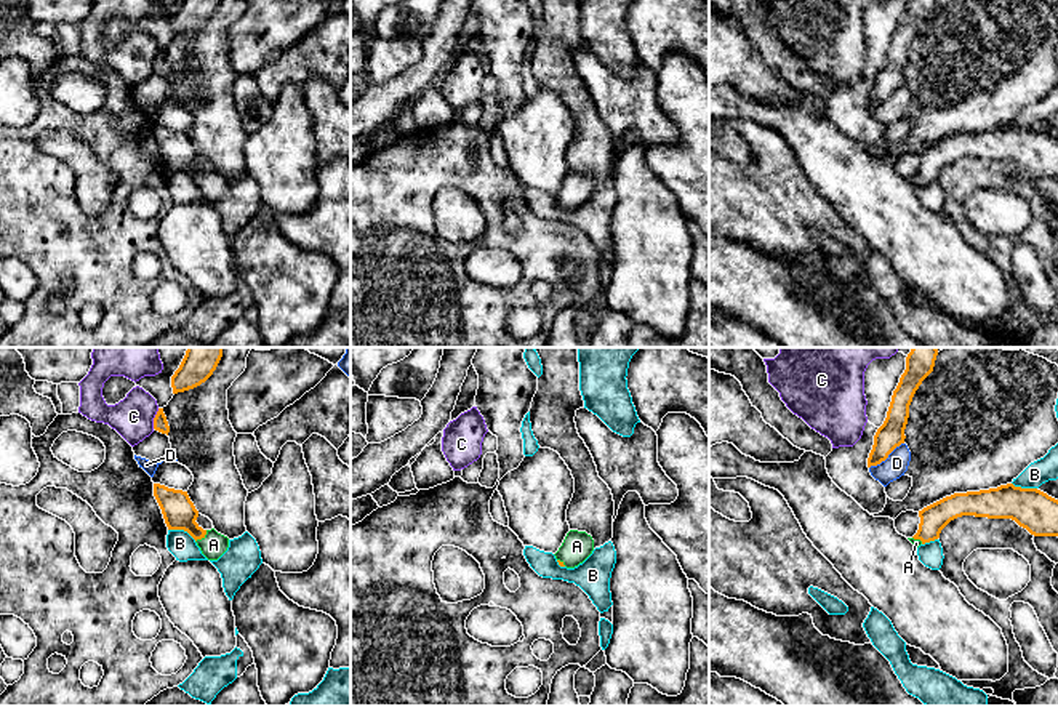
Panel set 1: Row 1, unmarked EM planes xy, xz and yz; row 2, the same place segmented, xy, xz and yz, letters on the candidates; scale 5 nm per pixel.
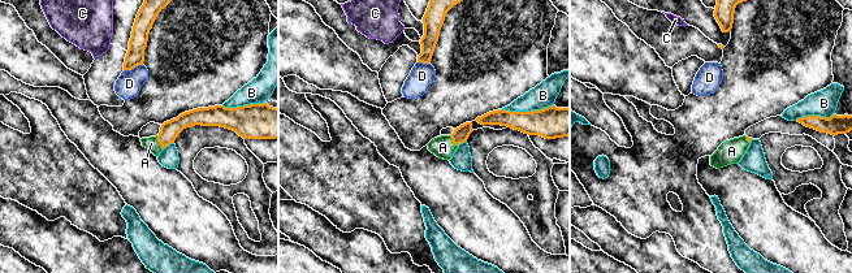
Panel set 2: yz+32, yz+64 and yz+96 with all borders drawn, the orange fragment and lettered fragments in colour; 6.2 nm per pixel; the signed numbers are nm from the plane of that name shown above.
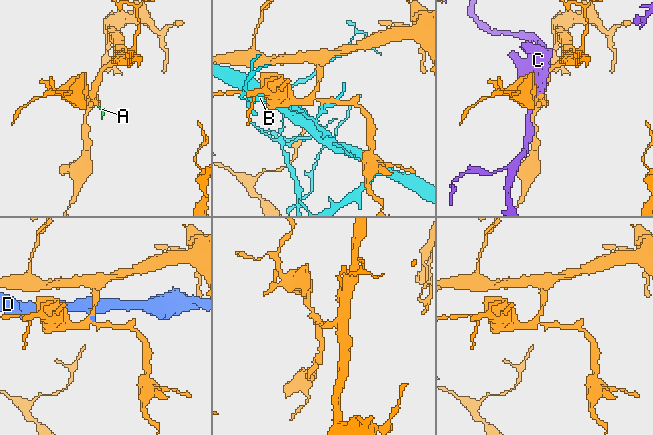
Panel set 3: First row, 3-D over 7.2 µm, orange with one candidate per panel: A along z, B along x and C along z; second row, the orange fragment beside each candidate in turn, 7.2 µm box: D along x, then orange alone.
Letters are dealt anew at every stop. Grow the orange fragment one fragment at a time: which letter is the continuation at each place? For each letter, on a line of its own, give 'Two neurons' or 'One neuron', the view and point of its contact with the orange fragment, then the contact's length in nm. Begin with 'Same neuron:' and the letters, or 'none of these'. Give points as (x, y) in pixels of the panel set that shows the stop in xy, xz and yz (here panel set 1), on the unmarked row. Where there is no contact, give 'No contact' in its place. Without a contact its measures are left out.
Same neuron: A
A: One neuron. Touches orange at xy (202, 178). Shared border 90 nm
B: Two neurons. Touches orange at xy (183, 170). Shared border 160 nm
C: Two neurons. Touches orange at xy (154, 60). Shared border 110 nm
D: Two neurons. Touches orange at yz (885, 100). Shared border 220 nm

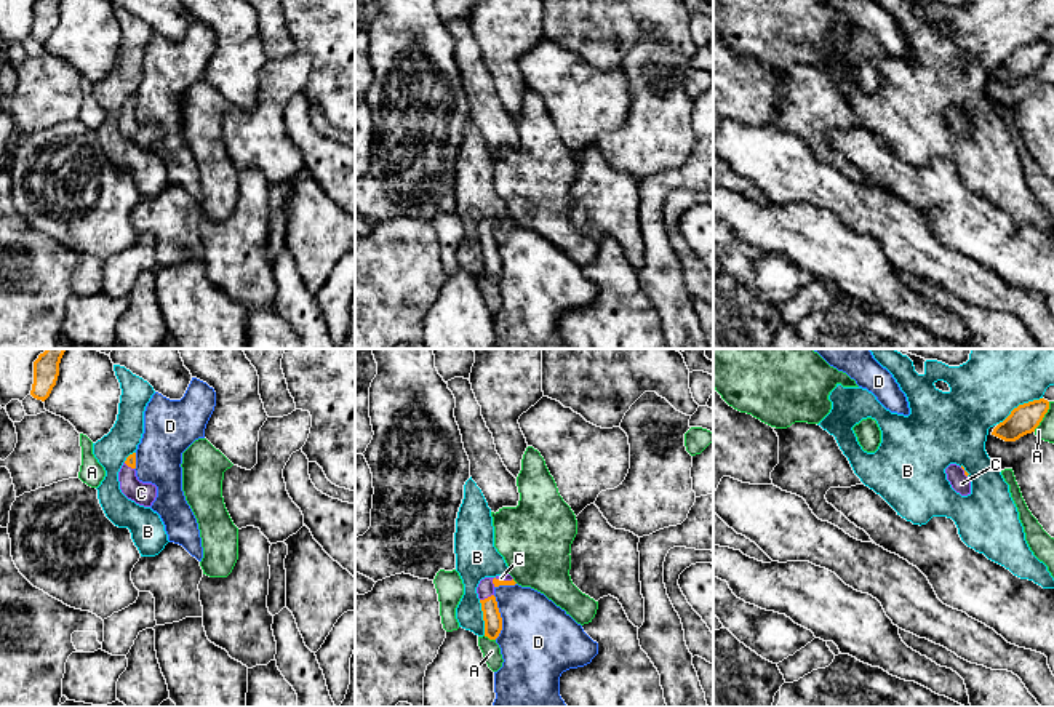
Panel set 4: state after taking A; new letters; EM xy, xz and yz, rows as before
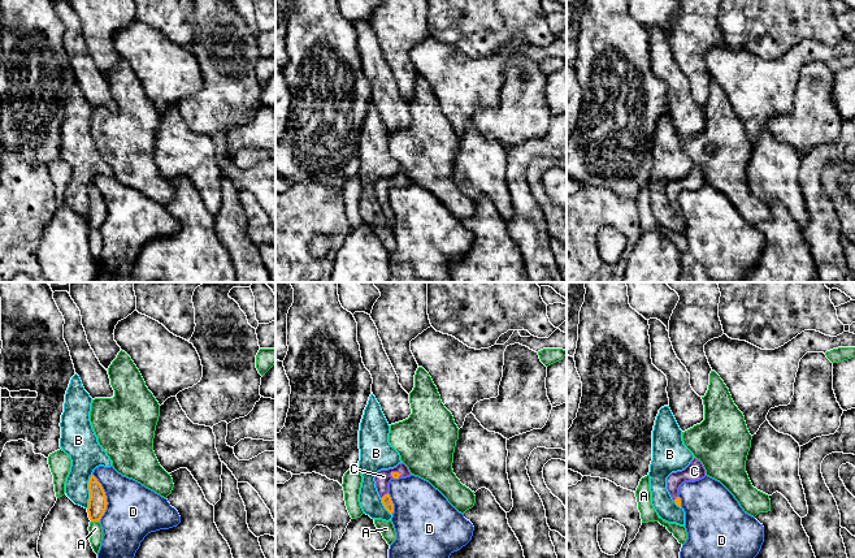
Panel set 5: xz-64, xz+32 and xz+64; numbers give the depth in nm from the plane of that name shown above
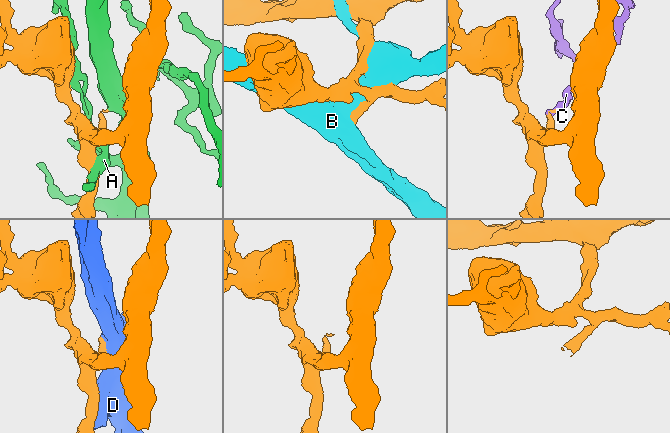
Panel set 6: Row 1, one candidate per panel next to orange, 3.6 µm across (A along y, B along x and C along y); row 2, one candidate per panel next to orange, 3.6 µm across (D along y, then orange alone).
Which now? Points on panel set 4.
Same neuron: C
A: Two neurons. Touches orange at yz (1043, 58). Shared border 170 nm
B: Two neurons. Touches orange at yz (1019, 47). Shared border 260 nm
C: One neuron. Touches orange at xz (488, 239). Shared border 80 nm
D: Two neurons. Touches orange at xz (501, 259). Shared border 220 nm

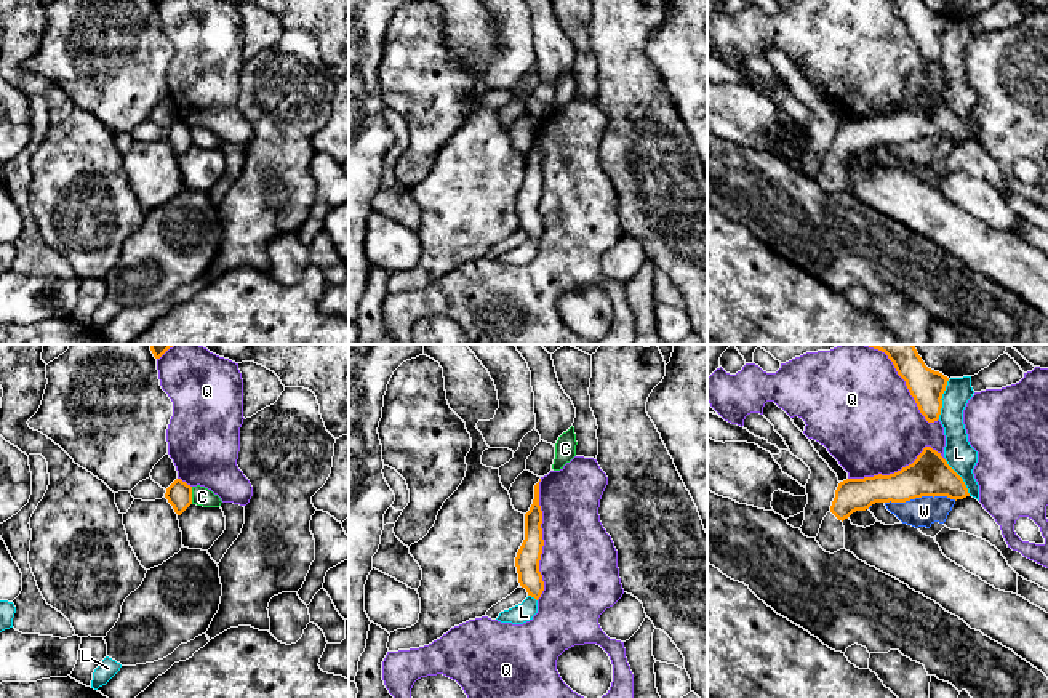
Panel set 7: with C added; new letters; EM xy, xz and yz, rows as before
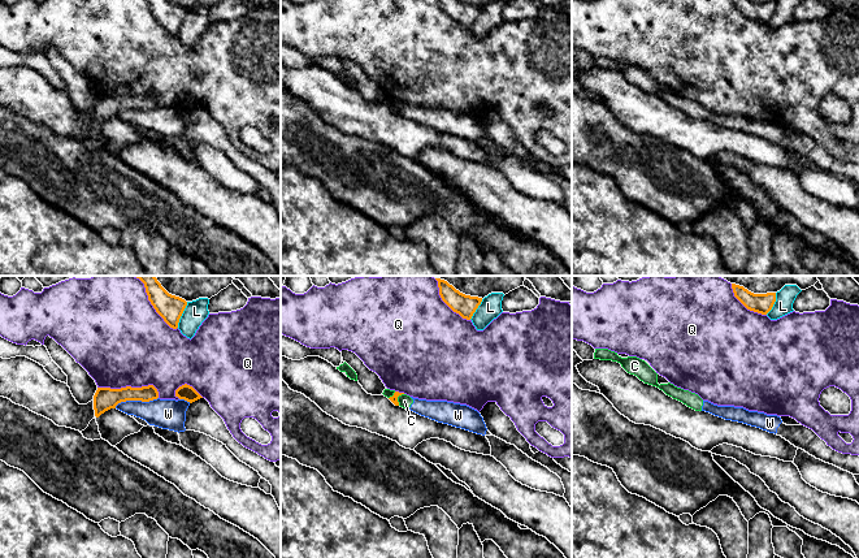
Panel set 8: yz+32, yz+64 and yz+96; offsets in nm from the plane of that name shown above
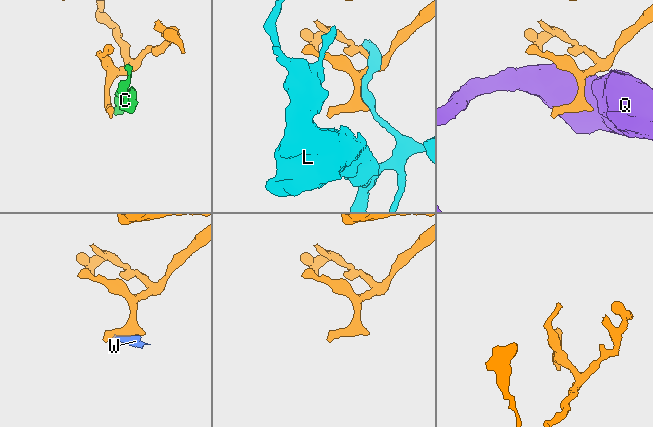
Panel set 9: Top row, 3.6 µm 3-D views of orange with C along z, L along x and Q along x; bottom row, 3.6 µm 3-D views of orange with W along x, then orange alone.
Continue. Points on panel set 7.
Same neuron: none of these
C: Two neurons. Touches orange at xy (191, 136). Shared border 90 nm
L: Two neurons. Touches orange at yz (941, 39). Shared border 200 nm
Q: Two neurons. Touches orange at xz (543, 181). Shared border 600 nm
W: Two neurons. Touches orange at yz (920, 138). Shared border 360 nm

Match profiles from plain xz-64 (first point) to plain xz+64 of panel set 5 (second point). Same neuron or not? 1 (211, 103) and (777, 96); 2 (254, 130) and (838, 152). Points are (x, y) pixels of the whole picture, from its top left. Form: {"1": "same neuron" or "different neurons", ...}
{"1": "different neurons", "2": "same neuron"}

